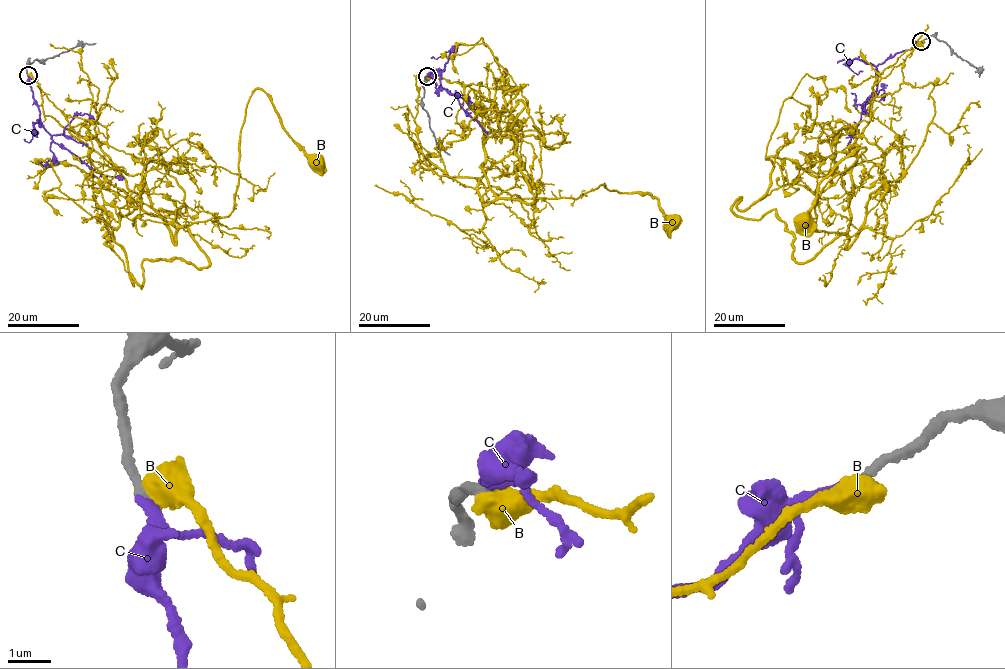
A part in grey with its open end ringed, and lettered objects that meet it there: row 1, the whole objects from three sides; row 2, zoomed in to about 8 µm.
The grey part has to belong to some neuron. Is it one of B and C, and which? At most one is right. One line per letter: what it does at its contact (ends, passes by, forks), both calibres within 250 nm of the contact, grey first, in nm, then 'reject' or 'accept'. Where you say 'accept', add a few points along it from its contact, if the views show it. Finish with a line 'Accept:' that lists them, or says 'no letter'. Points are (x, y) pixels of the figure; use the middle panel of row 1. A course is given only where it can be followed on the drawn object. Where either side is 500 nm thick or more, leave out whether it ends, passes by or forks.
B: calibres 220 and 650 nm; reject
C: it ends; calibres 200 and 240 nm; accept; course (428, 76), (444, 69), (440, 73), (441, 88), (455, 96), (460, 105), (489, 133)
Accept: C

